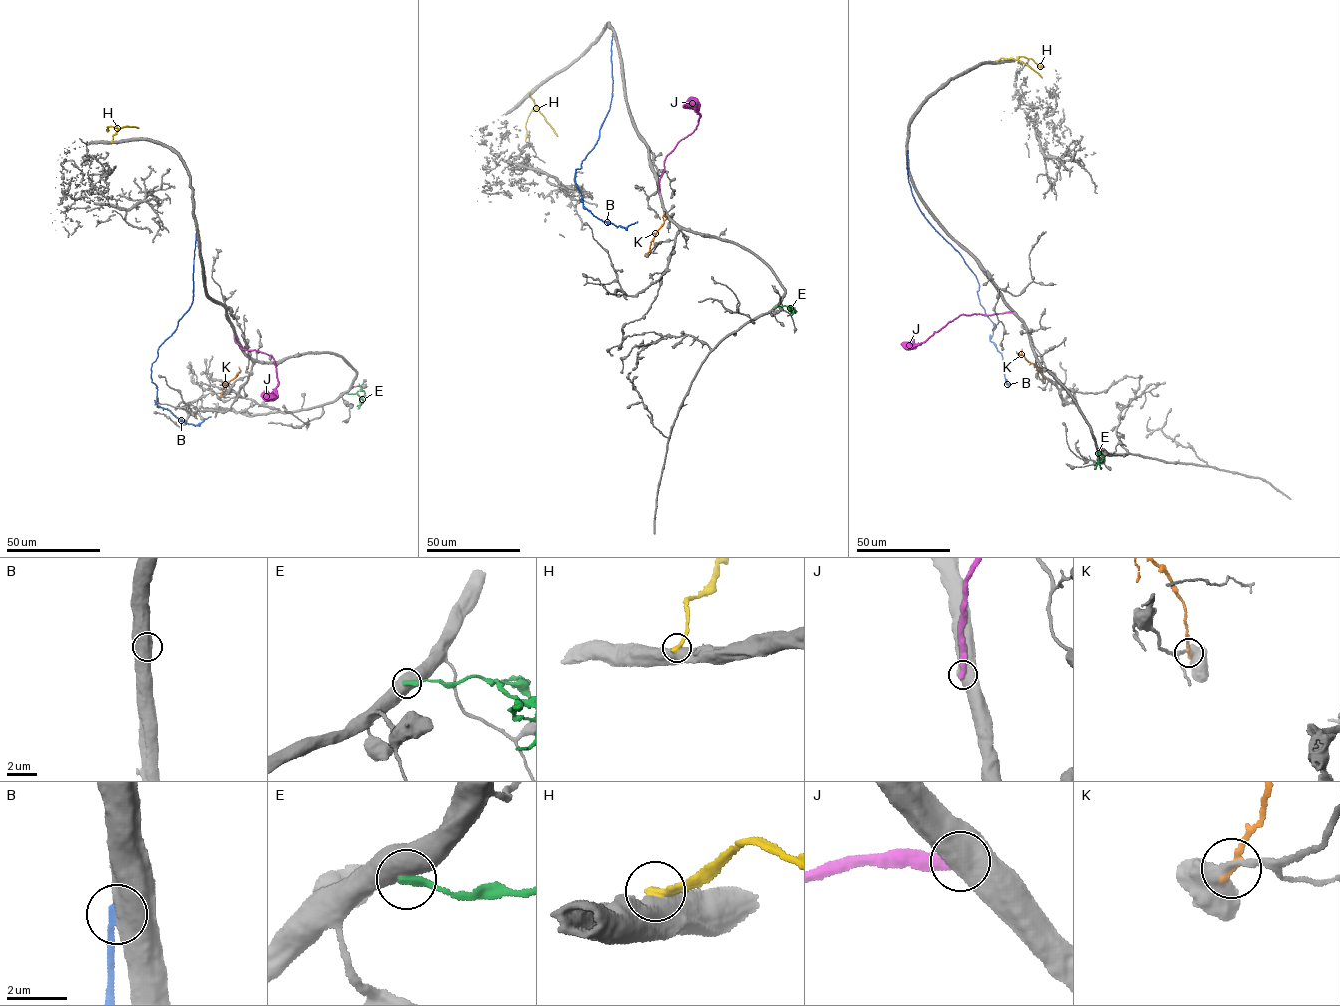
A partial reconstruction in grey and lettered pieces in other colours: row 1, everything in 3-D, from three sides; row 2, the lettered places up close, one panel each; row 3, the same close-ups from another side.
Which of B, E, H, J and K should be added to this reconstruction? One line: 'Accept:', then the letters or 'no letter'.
Accept: no letter

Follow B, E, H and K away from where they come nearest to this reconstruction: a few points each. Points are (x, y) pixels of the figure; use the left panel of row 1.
B: (196, 233), (192, 303), (158, 350), (151, 378), (157, 389), (158, 406), (190, 424), (197, 425), (210, 416)
E: (346, 393), (356, 393), (362, 399), (363, 402), (357, 406)
H: (111, 141), (119, 128), (107, 126), (106, 130)
K: (220, 396), (224, 384), (239, 371)

